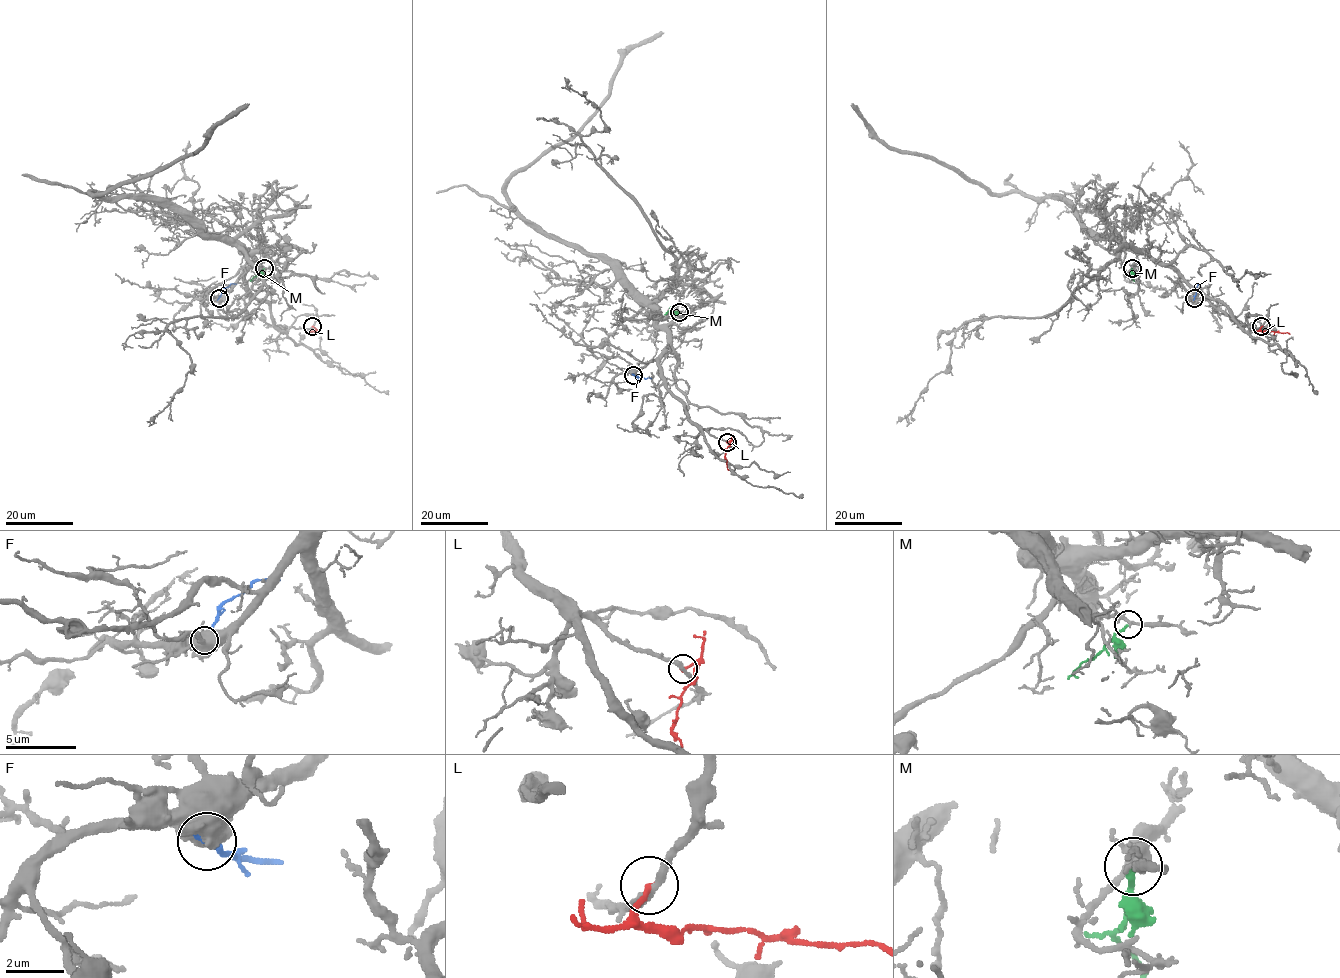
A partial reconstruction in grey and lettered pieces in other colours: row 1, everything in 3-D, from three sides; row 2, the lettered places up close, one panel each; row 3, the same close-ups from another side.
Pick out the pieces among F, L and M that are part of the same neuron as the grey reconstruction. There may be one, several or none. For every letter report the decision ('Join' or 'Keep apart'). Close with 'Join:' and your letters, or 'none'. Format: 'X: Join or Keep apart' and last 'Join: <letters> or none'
F: Keep apart
L: Keep apart
M: Keep apart
Join: none

